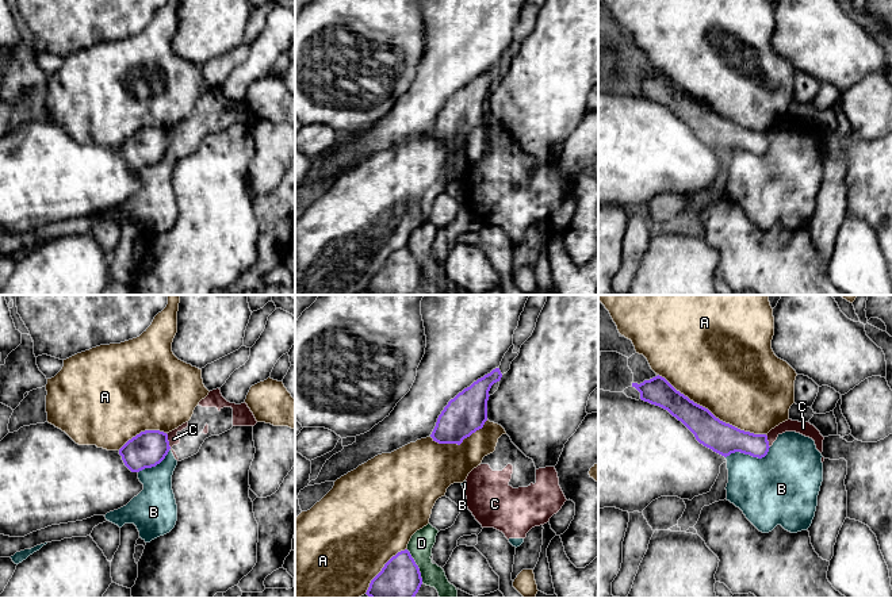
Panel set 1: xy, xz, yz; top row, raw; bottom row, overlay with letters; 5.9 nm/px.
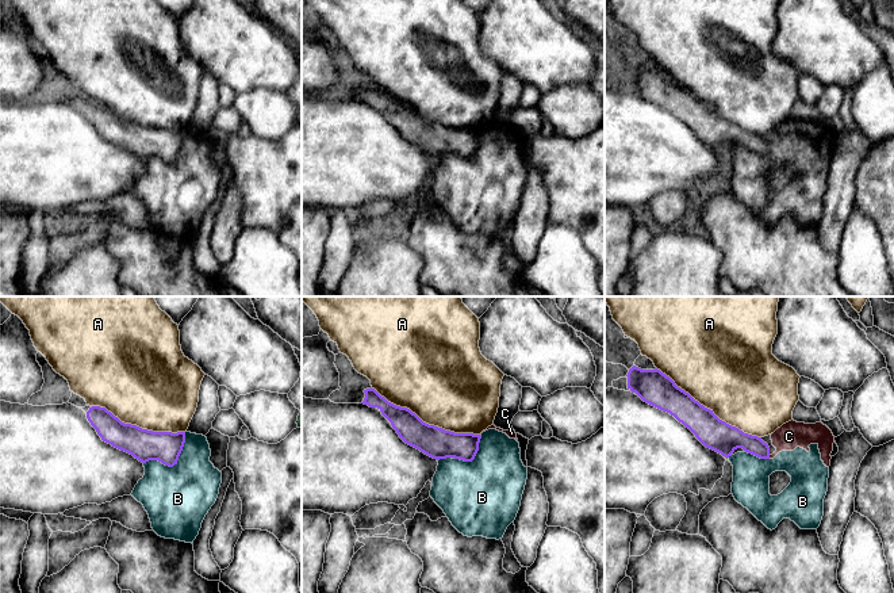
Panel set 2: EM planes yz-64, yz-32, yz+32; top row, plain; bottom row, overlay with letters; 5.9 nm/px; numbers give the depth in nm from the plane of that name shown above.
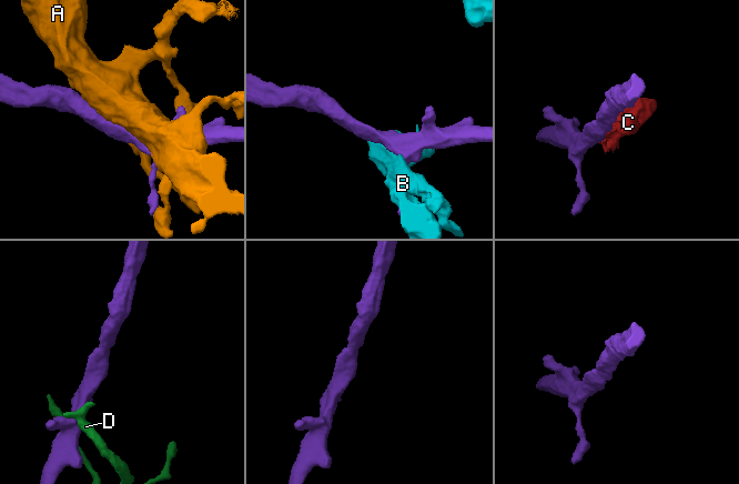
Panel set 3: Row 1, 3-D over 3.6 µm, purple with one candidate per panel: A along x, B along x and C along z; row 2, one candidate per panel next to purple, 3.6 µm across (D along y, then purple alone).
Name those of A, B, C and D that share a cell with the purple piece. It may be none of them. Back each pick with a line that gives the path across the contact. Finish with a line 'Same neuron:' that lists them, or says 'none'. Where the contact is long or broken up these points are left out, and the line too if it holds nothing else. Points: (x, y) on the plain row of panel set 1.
Same neuron: none

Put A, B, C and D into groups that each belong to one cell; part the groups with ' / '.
A / B C / D

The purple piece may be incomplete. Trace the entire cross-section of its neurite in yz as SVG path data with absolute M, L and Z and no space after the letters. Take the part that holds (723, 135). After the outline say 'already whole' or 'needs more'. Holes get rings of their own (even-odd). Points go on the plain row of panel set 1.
M659 72L640 81L632 80L632 84L640 89L642 97L667 107L694 131L700 141L724 154L740 149L762 156L769 149L766 131L744 129L720 118Z | already whole

